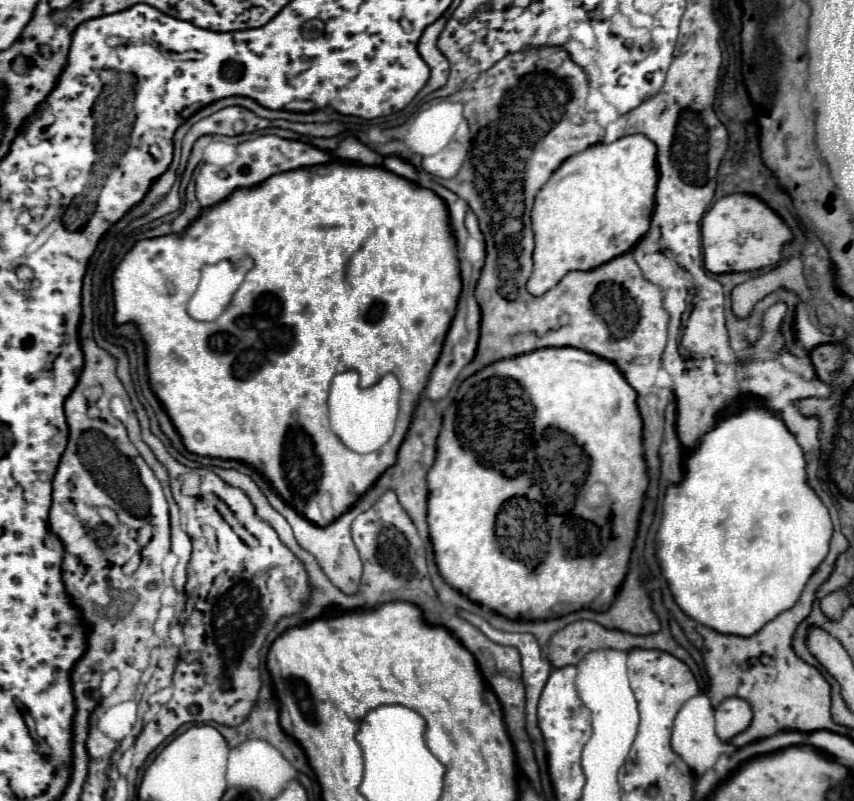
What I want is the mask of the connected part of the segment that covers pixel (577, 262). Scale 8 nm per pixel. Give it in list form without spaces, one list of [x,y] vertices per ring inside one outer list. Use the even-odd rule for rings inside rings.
[[[644,135],[598,143],[566,159],[534,201],[534,271],[526,283],[530,295],[542,297],[566,273],[590,271],[630,251],[650,227],[656,183],[656,145]]]

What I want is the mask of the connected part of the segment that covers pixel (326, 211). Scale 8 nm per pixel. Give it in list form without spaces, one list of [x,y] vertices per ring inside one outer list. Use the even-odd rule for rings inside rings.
[[[332,161],[332,163],[328,163],[328,165],[316,165],[316,167],[306,167],[306,169],[296,169],[296,171],[286,171],[286,173],[272,175],[272,177],[266,179],[262,185],[256,185],[256,187],[252,187],[252,189],[238,189],[238,191],[234,191],[234,193],[230,195],[230,199],[226,199],[226,201],[222,201],[222,203],[218,203],[218,205],[206,209],[204,215],[198,217],[182,235],[166,235],[166,237],[158,237],[158,239],[144,239],[144,241],[138,241],[138,243],[130,249],[130,253],[124,257],[124,261],[116,267],[116,271],[114,271],[114,275],[112,275],[112,285],[114,285],[114,305],[116,305],[114,319],[116,319],[116,323],[134,321],[134,323],[138,325],[138,329],[140,329],[140,333],[142,333],[142,339],[144,339],[144,343],[146,343],[146,351],[148,351],[148,363],[146,363],[146,365],[148,365],[150,387],[152,387],[152,391],[156,393],[156,397],[160,399],[160,403],[164,405],[164,409],[166,409],[170,421],[174,423],[176,431],[180,433],[184,447],[186,447],[188,451],[196,453],[196,455],[220,457],[220,459],[240,459],[242,463],[246,463],[246,465],[258,469],[258,471],[264,475],[264,479],[272,485],[272,489],[278,493],[278,497],[280,497],[286,505],[290,505],[294,511],[298,511],[300,515],[304,515],[304,517],[306,517],[308,521],[312,521],[314,525],[326,527],[326,525],[330,525],[332,521],[336,521],[338,517],[342,517],[346,511],[350,511],[350,507],[354,507],[354,503],[378,481],[378,475],[382,475],[382,471],[386,471],[386,467],[392,467],[392,465],[394,465],[394,459],[398,457],[398,447],[402,445],[402,439],[406,437],[406,431],[408,431],[408,427],[410,427],[410,419],[414,417],[414,407],[418,407],[420,393],[424,391],[424,387],[426,387],[426,383],[428,383],[428,379],[430,379],[432,367],[436,365],[436,361],[438,361],[438,357],[440,357],[440,351],[442,351],[442,345],[444,345],[444,337],[446,337],[448,327],[450,327],[450,323],[452,323],[452,319],[454,319],[456,303],[458,303],[458,295],[460,295],[460,267],[458,267],[458,257],[456,257],[454,233],[452,233],[450,223],[448,223],[448,211],[446,211],[444,201],[442,201],[436,193],[432,193],[430,189],[422,189],[422,187],[418,187],[418,185],[410,183],[408,179],[402,179],[402,177],[398,177],[398,175],[394,175],[394,173],[388,173],[384,167],[366,167],[366,165],[354,165],[354,163],[338,163],[338,161]],[[242,255],[250,257],[250,259],[254,261],[254,267],[248,271],[246,281],[242,283],[242,287],[234,293],[234,301],[230,303],[230,307],[228,307],[216,321],[212,321],[212,323],[200,323],[200,321],[190,319],[188,313],[186,313],[186,303],[188,303],[188,299],[190,299],[190,297],[194,295],[194,291],[196,291],[198,275],[200,275],[202,267],[204,267],[206,263],[220,263],[222,259],[242,259]],[[352,369],[356,369],[356,371],[360,373],[360,383],[364,383],[364,387],[370,387],[370,389],[360,389],[360,387],[358,387],[358,373],[352,371]]]

